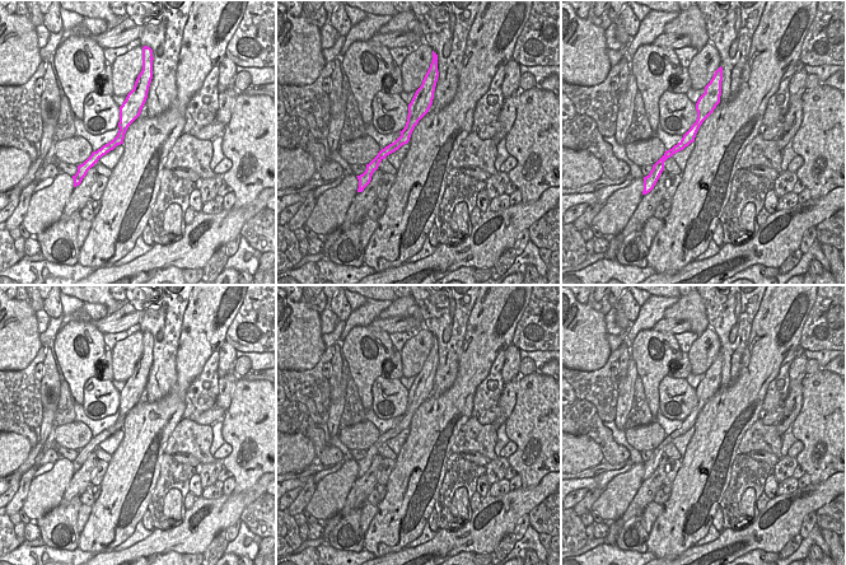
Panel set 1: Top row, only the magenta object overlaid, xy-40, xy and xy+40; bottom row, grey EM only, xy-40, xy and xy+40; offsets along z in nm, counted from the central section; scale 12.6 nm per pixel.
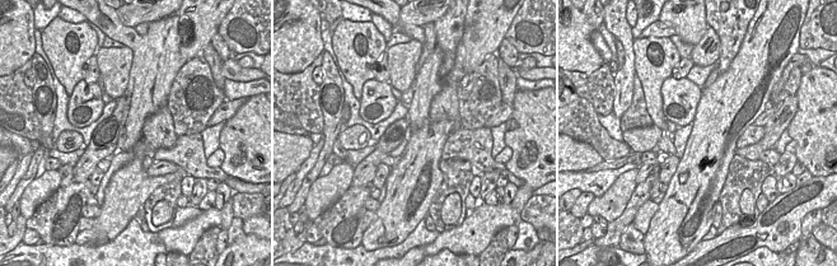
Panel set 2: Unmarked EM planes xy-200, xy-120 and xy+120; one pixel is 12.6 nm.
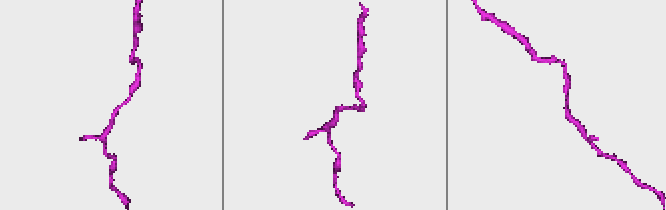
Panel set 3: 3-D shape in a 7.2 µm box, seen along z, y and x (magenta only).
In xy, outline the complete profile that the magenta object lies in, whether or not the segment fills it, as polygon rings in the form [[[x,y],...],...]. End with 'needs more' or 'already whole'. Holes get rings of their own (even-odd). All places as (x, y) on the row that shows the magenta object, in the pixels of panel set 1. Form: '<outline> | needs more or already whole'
[[[433,51],[433,61],[430,67],[422,80],[421,87],[416,90],[411,103],[408,104],[407,122],[405,129],[399,131],[401,136],[394,143],[382,149],[378,155],[369,164],[366,164],[366,169],[363,174],[356,176],[359,179],[357,192],[363,192],[364,188],[370,183],[373,173],[378,169],[379,163],[385,159],[387,155],[394,153],[402,145],[410,141],[415,126],[429,112],[433,104],[438,76],[438,55]]] | already whole

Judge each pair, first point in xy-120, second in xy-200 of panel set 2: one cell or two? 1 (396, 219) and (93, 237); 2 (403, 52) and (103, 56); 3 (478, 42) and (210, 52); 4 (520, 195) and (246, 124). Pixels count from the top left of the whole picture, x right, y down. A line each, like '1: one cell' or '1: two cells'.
1: one cell
2: one cell
3: two cells
4: one cell

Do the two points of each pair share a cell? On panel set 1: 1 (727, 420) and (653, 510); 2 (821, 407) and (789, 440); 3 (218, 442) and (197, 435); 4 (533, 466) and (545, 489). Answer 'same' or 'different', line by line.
1: different
2: different
3: different
4: different

